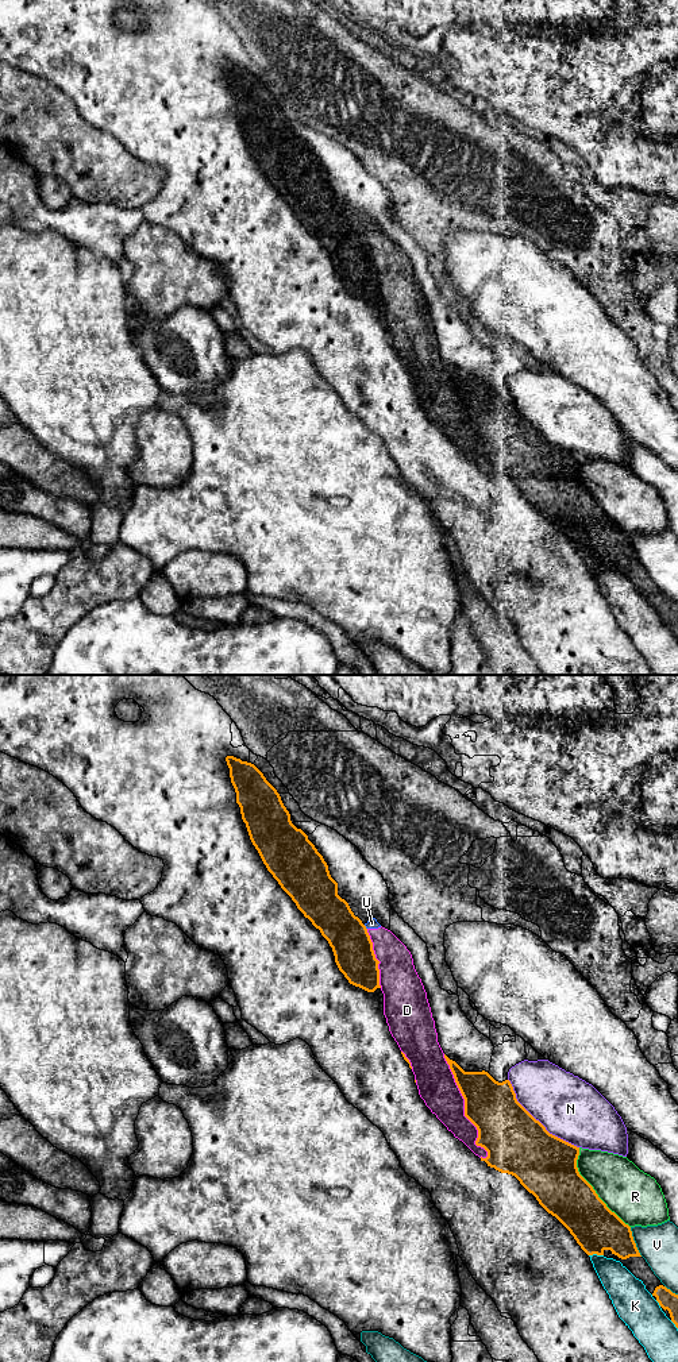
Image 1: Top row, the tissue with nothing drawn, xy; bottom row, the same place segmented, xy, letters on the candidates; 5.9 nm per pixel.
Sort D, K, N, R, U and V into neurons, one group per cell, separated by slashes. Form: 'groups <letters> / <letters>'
groups D U / K / N / R / V

